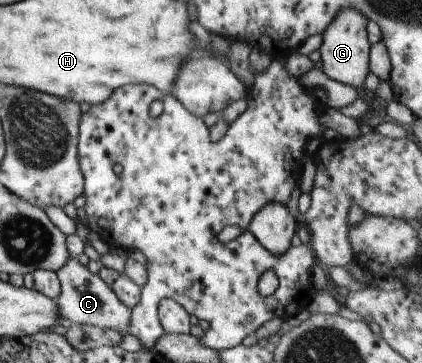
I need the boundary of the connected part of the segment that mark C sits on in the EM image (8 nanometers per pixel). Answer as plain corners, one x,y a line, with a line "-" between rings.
69,260
59,267
55,274
59,281
59,294
53,301
58,306
60,322
62,326
70,327
72,324
93,325
102,329
113,329
125,335
130,325
131,311
117,300
112,290
91,273
86,266
77,263
77,260

